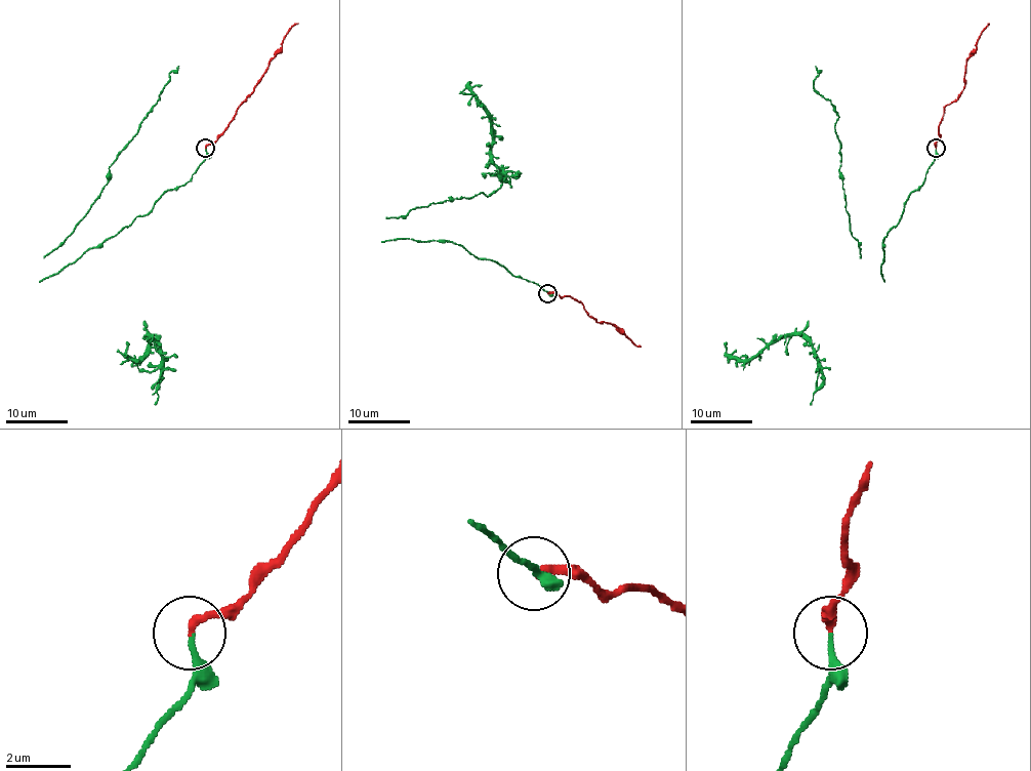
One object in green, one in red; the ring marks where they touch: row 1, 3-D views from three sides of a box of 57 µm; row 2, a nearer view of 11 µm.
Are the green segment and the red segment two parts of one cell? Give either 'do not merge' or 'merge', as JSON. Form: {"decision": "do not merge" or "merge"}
{"decision": "merge"}

